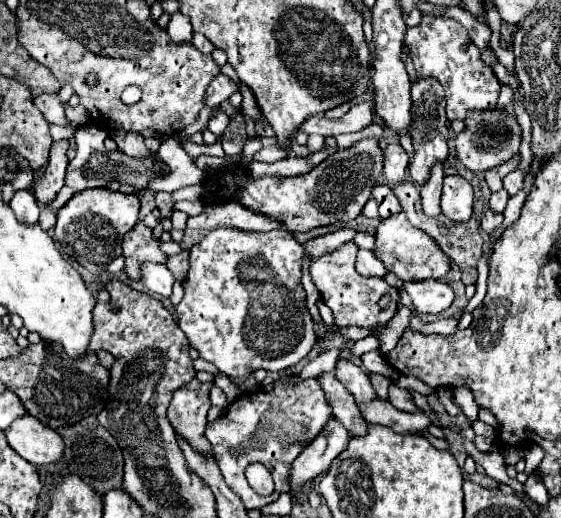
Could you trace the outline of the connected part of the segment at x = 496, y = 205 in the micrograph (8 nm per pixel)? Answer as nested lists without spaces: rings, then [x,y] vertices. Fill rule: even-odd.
[[[500,190],[500,192],[494,192],[492,194],[492,198],[490,198],[490,208],[494,210],[494,212],[504,212],[504,206],[506,206],[506,202],[508,202],[508,192],[506,190]]]

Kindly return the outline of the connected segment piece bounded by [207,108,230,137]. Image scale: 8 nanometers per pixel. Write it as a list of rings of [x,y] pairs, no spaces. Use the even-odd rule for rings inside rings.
[[[220,108],[212,114],[212,118],[210,118],[208,122],[207,128],[212,132],[212,134],[216,134],[217,137],[221,137],[226,130],[226,126],[228,126],[228,116],[226,116],[226,112],[222,112]]]

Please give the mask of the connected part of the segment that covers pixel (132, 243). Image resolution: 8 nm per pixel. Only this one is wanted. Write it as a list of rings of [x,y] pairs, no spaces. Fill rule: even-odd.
[[[138,222],[128,236],[124,236],[122,244],[122,256],[124,256],[124,272],[130,280],[140,280],[140,268],[146,262],[160,262],[166,264],[166,254],[160,250],[160,240],[152,236],[152,228]]]

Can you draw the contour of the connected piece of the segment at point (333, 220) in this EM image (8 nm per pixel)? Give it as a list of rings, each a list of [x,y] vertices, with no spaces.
[[[366,138],[356,142],[352,148],[336,150],[308,174],[290,178],[262,176],[252,180],[246,168],[230,166],[226,170],[218,170],[212,176],[206,174],[202,186],[206,204],[236,200],[252,212],[278,220],[290,232],[308,232],[312,228],[354,220],[368,202],[372,186],[376,186],[380,180],[382,180],[382,150],[376,138]]]

